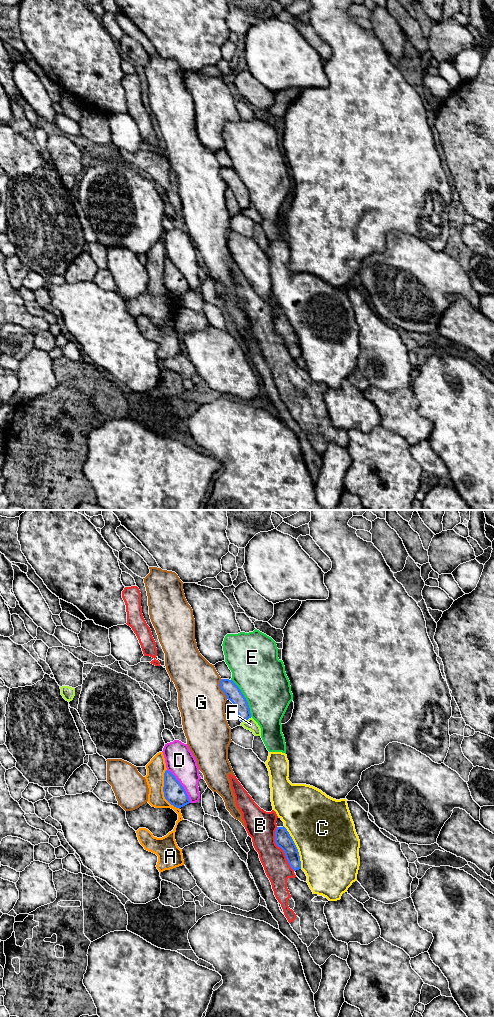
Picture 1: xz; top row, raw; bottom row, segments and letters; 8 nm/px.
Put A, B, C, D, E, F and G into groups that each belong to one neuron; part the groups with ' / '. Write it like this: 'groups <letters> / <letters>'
groups A / B / C / D / E / F / G

